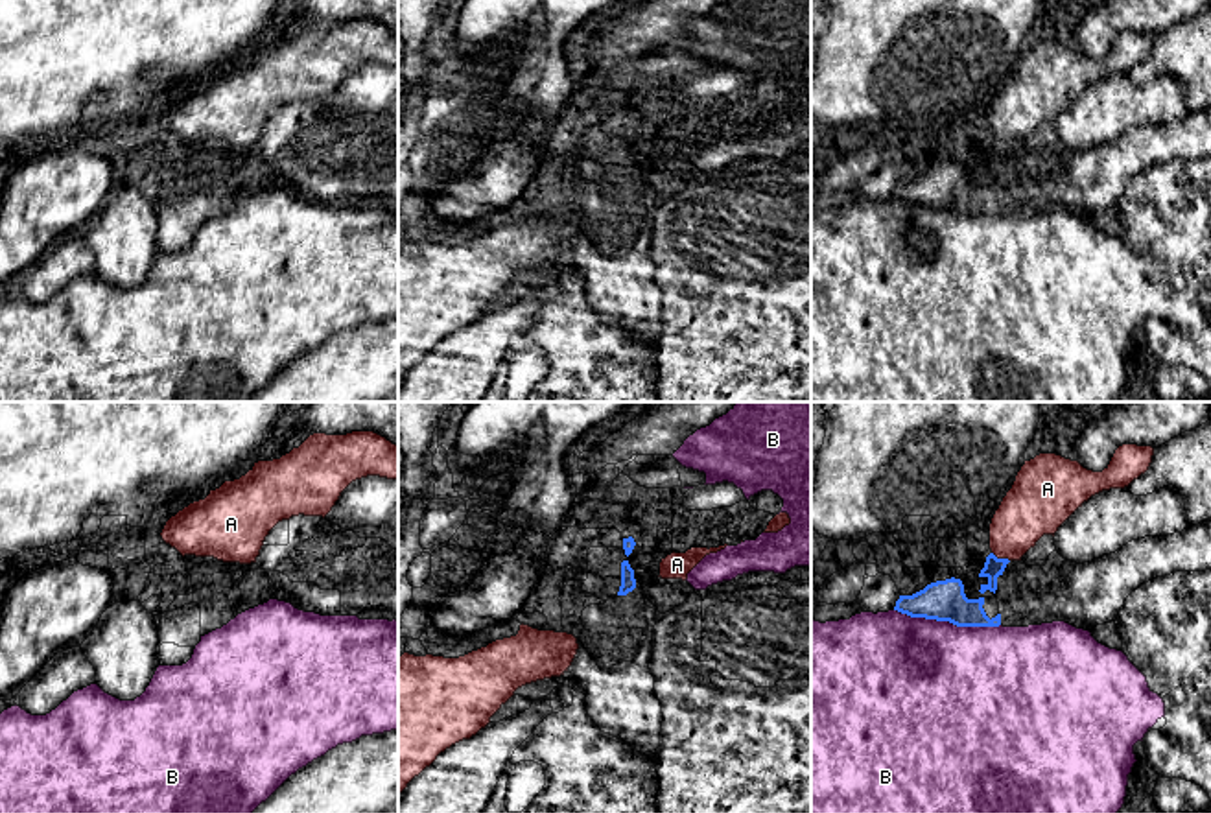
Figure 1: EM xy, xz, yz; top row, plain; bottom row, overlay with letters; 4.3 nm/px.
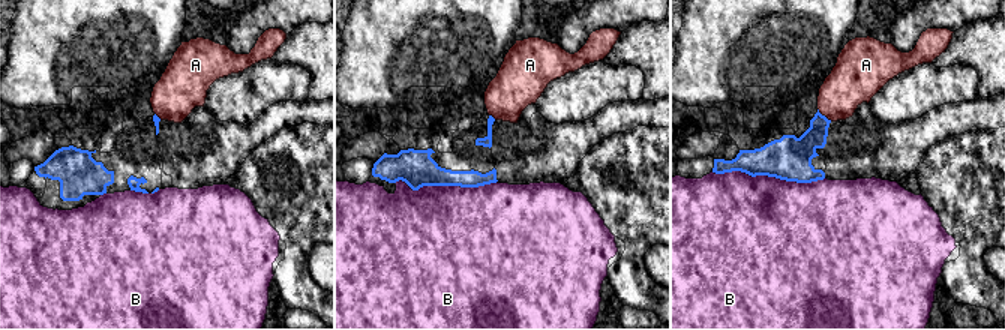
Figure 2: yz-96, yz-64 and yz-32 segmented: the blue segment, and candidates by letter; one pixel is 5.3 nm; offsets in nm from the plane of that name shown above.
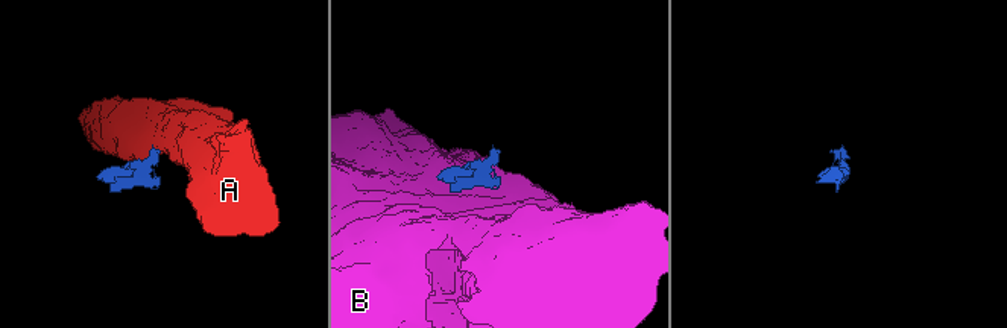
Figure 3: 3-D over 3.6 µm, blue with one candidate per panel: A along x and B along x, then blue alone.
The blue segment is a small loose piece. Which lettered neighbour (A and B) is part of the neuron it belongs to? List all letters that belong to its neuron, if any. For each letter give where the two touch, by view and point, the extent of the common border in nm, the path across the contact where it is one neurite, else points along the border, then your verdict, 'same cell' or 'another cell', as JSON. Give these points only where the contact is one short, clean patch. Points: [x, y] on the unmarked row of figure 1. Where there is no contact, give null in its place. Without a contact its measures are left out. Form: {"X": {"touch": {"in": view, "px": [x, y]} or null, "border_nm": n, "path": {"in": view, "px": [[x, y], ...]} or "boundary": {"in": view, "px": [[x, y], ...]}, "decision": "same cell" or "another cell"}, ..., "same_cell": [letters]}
{"A": {"touch": {"in": "yz", "px": [1001, 146]}, "border_nm": 90, "boundary": {"in": "yz", "px": [[992, 139], [1009, 148]]}, "decision": "another cell"}, "B": {"touch": {"in": "yz", "px": [948, 207]}, "border_nm": 460, "decision": "another cell"}, "same_cell": []}

